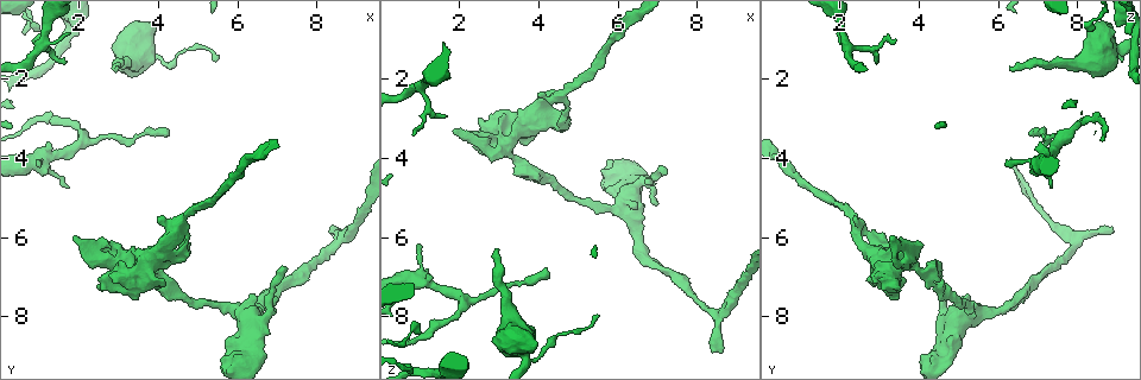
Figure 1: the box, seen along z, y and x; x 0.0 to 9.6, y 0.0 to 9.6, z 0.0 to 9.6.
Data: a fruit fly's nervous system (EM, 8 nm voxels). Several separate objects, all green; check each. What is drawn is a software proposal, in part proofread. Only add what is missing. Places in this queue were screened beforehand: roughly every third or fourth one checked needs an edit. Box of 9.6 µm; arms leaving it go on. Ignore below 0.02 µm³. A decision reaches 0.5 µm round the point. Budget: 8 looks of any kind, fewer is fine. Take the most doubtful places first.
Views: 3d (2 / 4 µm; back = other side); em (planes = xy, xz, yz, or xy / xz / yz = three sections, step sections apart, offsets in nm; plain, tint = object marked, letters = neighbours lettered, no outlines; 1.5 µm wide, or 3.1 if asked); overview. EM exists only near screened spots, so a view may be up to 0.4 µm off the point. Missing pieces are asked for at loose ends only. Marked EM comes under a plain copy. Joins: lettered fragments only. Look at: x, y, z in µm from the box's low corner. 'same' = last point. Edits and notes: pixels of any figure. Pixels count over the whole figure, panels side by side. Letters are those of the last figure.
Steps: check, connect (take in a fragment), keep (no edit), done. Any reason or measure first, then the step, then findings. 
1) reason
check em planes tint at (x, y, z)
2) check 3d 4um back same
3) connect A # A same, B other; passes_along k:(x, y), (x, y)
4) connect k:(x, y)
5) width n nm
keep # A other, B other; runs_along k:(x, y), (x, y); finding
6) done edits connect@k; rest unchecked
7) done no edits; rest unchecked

branch stops here
check 3d 4um at (2.95, 1.75, 6.30)

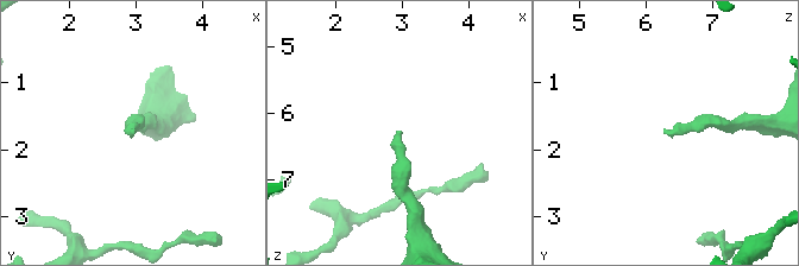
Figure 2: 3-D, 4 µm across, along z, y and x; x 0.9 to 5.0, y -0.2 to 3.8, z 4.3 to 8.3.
now the EM
check em planes letters at (2.95, 1.75, 6.25)

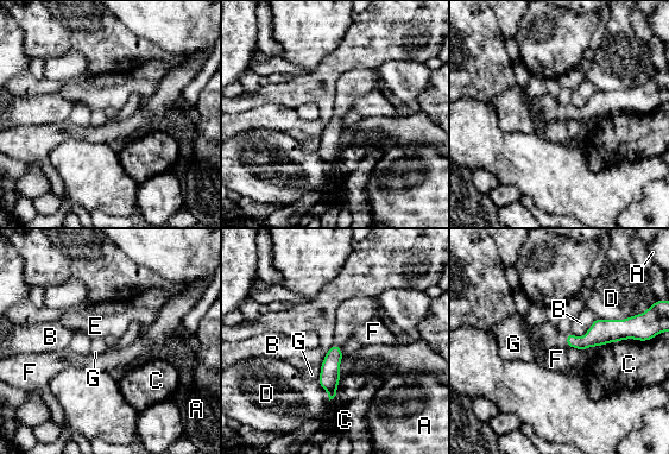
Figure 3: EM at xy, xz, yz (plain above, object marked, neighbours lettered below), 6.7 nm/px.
longest_contact C 340 nm
keep # A other, B other, C other, D other, E other, F other, G other; runs_along 3:(633, 329), (569, 344); none of them fits

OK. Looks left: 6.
branch stops here
check em planes letters at (1.90, 5.95, 3.30)

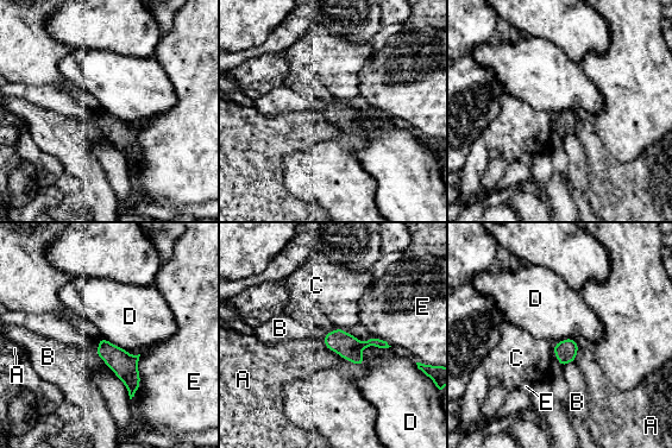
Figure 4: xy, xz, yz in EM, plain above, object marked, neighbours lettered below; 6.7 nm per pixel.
width 150 nm; longest_contact E 320 nm
keep # A other, B other, C other, D other, E other; no lettered fragment goes on from it

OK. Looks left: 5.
check em xy step 8 letters at (8.35, 5.85, 8.95)

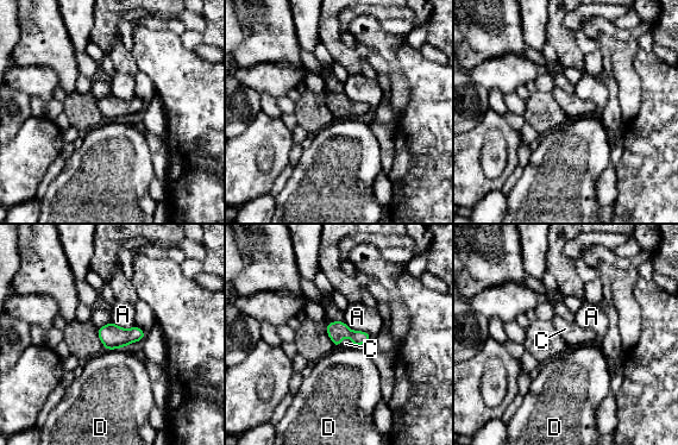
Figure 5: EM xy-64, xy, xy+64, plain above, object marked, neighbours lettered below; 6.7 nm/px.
connect C # A other, C same, D other; passes_along 5:(337, 330), (343, 337), (346, 342); it goes on there

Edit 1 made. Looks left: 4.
done edits connect@5; rest unchecked

